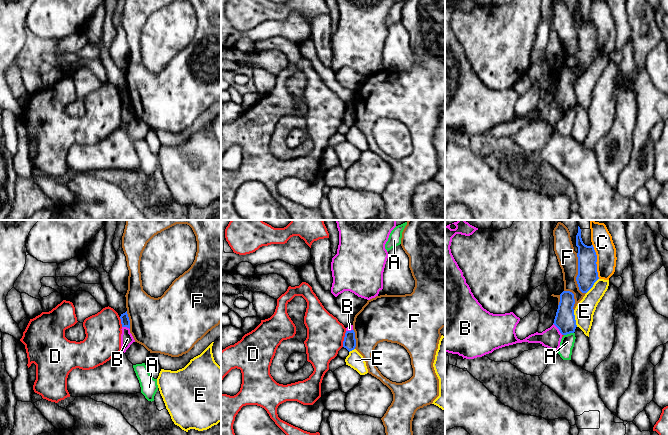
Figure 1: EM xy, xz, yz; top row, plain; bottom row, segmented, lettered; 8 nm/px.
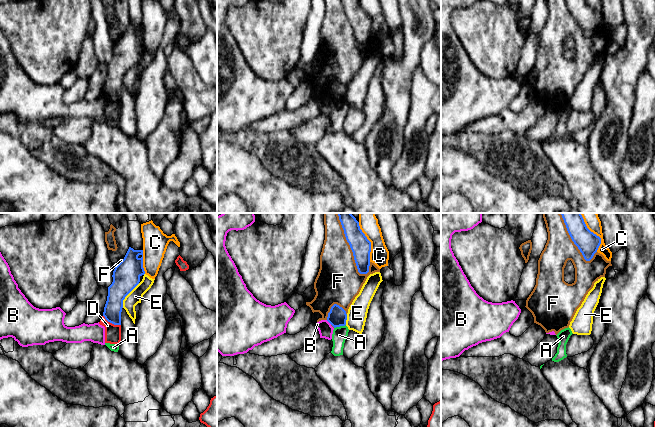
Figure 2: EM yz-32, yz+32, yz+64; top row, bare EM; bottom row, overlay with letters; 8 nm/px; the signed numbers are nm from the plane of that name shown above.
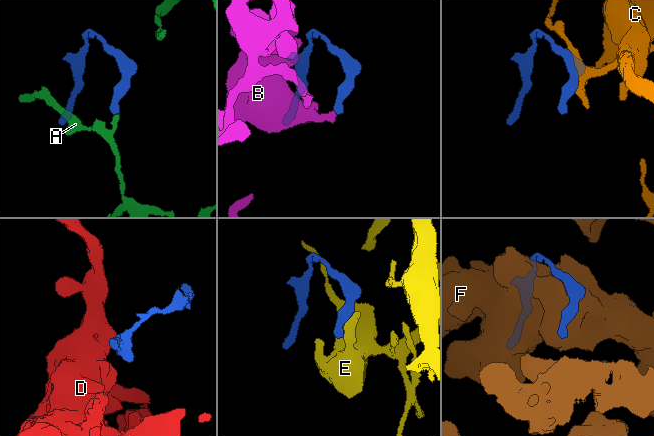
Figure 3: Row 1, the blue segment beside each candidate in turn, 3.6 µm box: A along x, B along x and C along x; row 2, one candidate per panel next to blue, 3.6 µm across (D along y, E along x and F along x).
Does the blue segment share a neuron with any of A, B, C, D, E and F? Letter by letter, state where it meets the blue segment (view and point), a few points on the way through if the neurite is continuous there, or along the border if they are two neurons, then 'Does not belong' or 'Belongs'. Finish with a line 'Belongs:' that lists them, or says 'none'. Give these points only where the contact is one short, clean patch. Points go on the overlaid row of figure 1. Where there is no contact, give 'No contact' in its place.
A: Touches blue at yz (568, 333). Boundary: yz (573, 332), (564, 335). Does not belong
B: Touches blue at yz (558, 328). Boundary: yz (553, 323), (562, 334). Does not belong
C: Touches blue at yz (596, 261). Does not belong
D: Touches blue at xz (344, 339). Boundary: xz (346, 331), (342, 346). Does not belong
E: Touches blue at yz (574, 318). Boundary: yz (573, 310), (577, 326). Does not belong
F: Touches blue at yz (578, 274). Does not belong
Belongs: none

